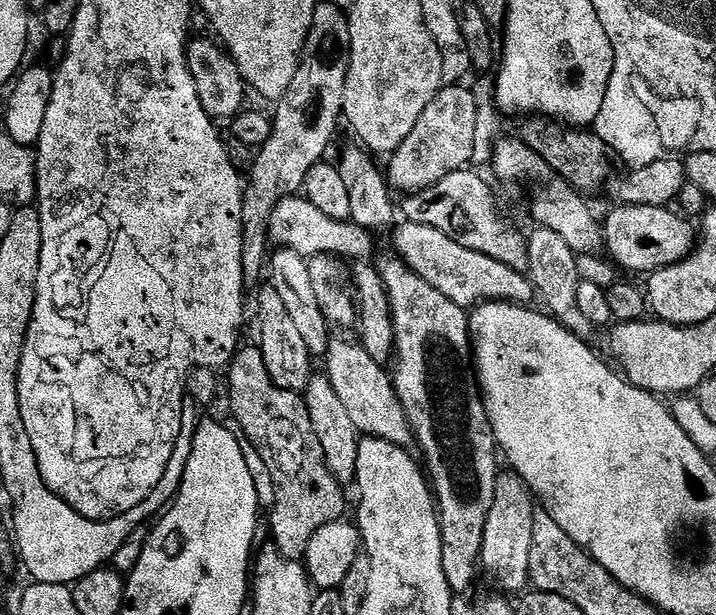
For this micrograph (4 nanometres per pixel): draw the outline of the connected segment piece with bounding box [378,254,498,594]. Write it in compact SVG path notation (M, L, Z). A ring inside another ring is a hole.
M389 254L381 264L378 264L380 278L384 283L384 289L388 292L388 301L392 307L392 328L396 332L396 343L394 345L394 354L396 359L396 372L394 368L394 383L396 393L404 407L406 418L412 427L412 434L415 443L420 443L420 448L424 451L424 456L428 459L426 463L427 471L430 473L431 483L434 485L434 496L438 501L438 515L440 517L440 533L442 534L442 564L444 573L446 574L446 582L452 587L453 593L468 592L472 588L472 583L476 580L476 568L481 567L480 551L482 550L482 538L486 530L486 518L490 518L490 506L494 506L494 486L498 475L498 467L496 468L496 456L498 460L498 445L496 436L492 433L492 427L488 421L488 415L484 409L484 397L480 395L480 385L477 377L474 375L474 345L472 343L472 333L470 331L470 316L465 309L460 308L454 302L450 302L450 298L446 298L446 294L438 294L438 290L434 290L434 286L430 286L430 282L423 280L418 274L414 274L414 270L410 270L395 254Z

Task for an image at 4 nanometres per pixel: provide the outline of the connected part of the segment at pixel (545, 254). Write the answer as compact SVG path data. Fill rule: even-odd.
M537 227L536 233L528 240L528 272L532 281L533 289L544 299L543 307L556 319L564 328L570 329L575 336L581 340L591 341L591 336L598 332L597 325L590 322L582 314L582 309L578 306L578 286L582 279L578 253L570 246L566 246L566 241L562 234L554 234L554 230Z

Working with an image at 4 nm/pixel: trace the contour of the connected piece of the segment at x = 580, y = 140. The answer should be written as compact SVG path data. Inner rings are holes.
M535 114L521 119L519 124L518 139L526 146L530 146L530 150L538 153L559 179L564 180L581 194L603 190L604 176L612 172L613 157L610 155L608 145L602 142L602 138L596 136L595 131L565 126L549 117Z

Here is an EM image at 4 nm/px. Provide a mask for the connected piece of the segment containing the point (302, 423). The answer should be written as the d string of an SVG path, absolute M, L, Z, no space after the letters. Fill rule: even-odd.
M258 346L241 347L232 357L226 375L232 387L228 392L232 416L240 423L243 439L260 451L272 479L276 501L270 506L271 539L286 558L303 561L310 538L314 538L322 526L335 524L343 517L340 515L344 512L345 489L336 481L334 474L330 474L322 454L322 442L318 442L318 434L314 434L303 399L297 393L284 392L272 383L270 370L266 370L266 358Z

